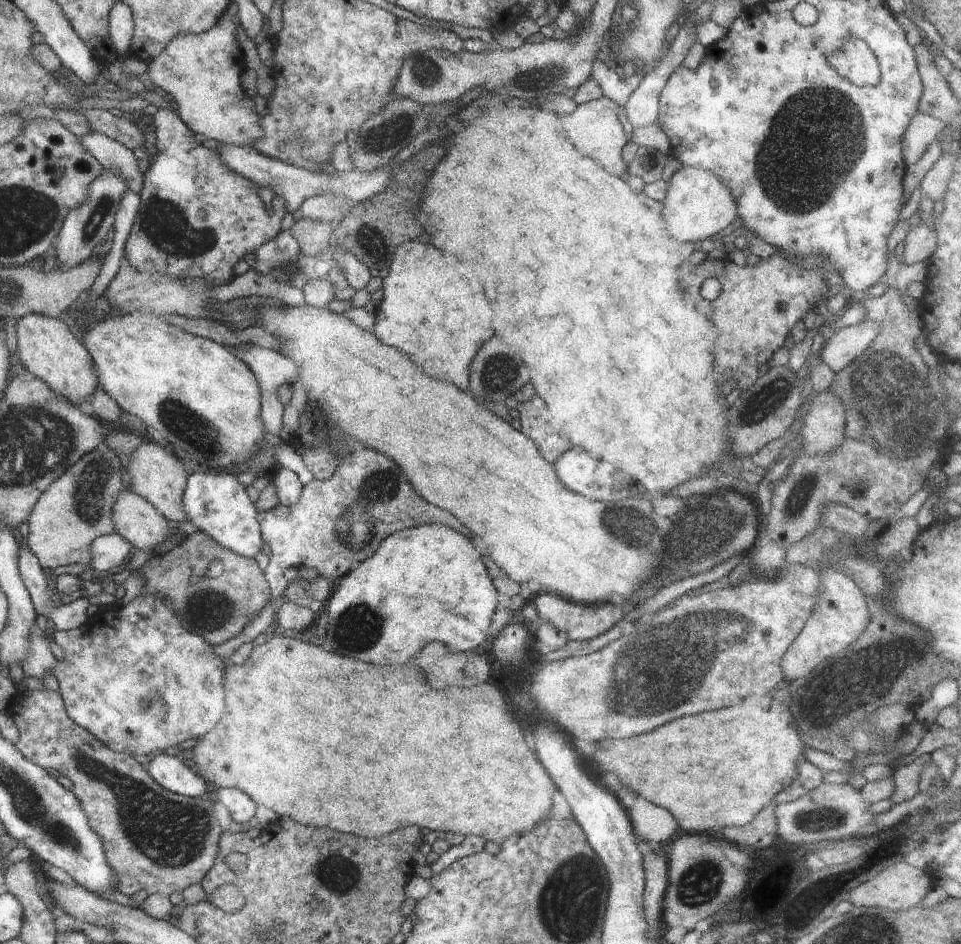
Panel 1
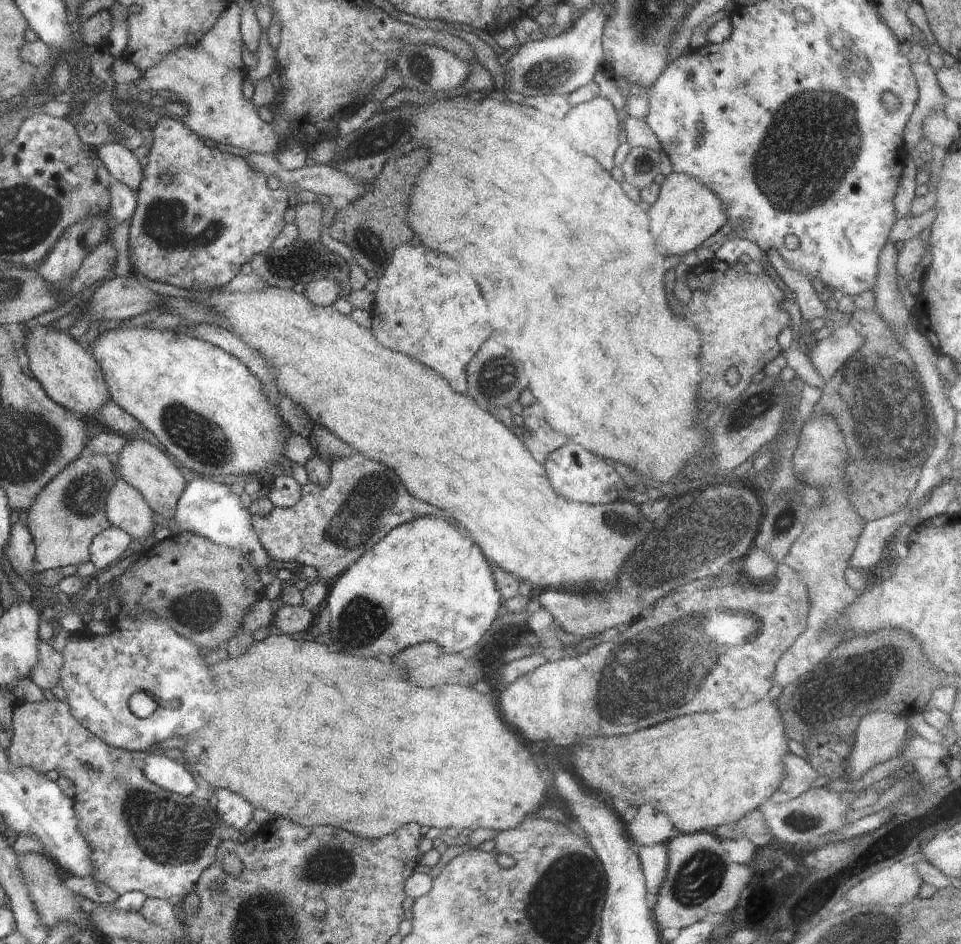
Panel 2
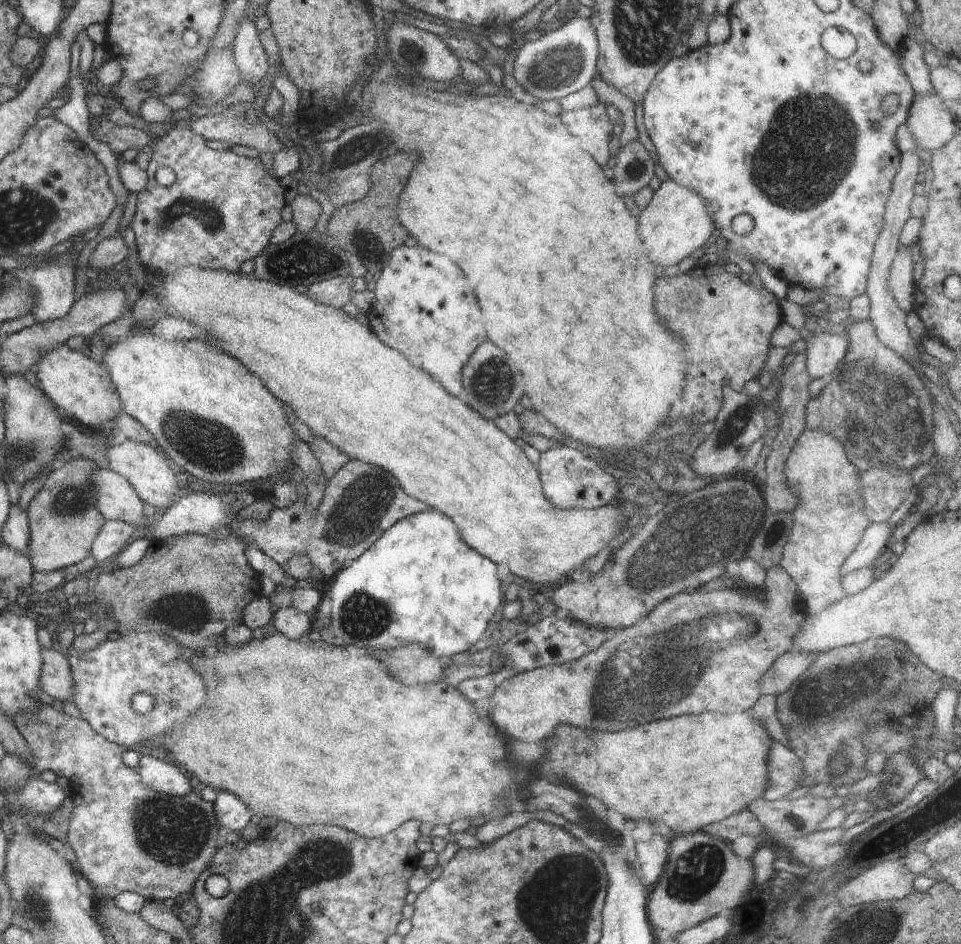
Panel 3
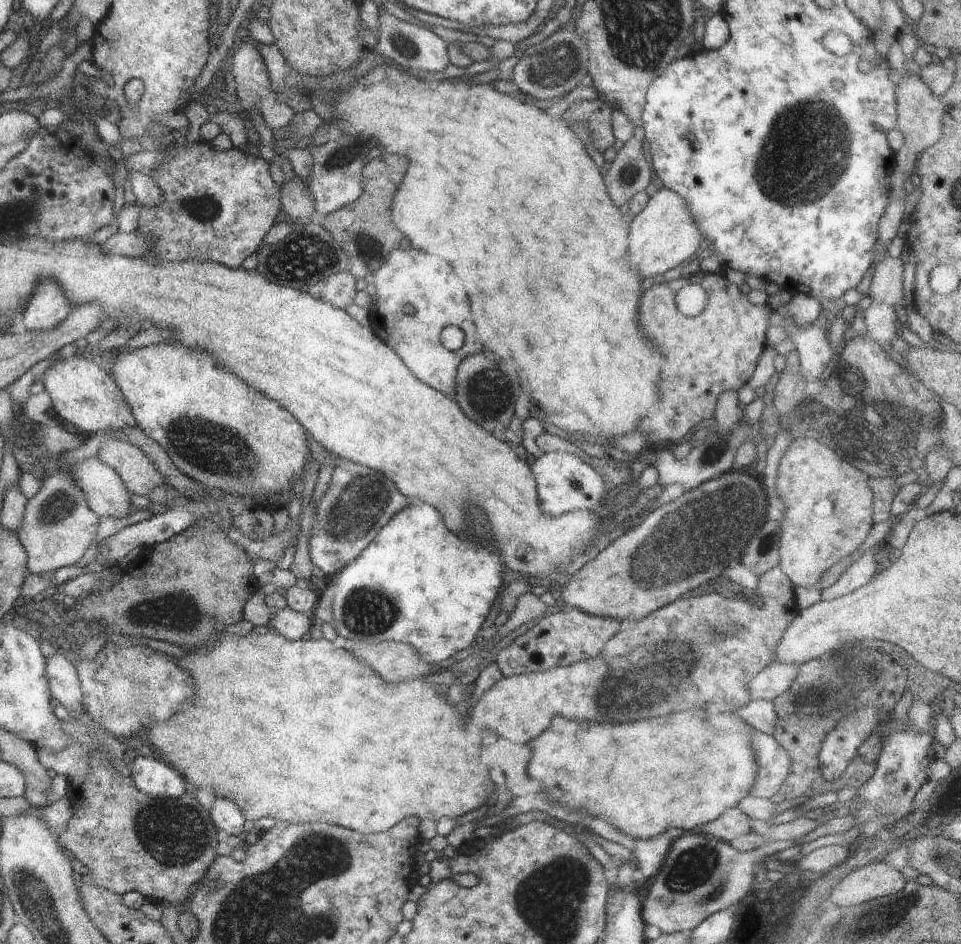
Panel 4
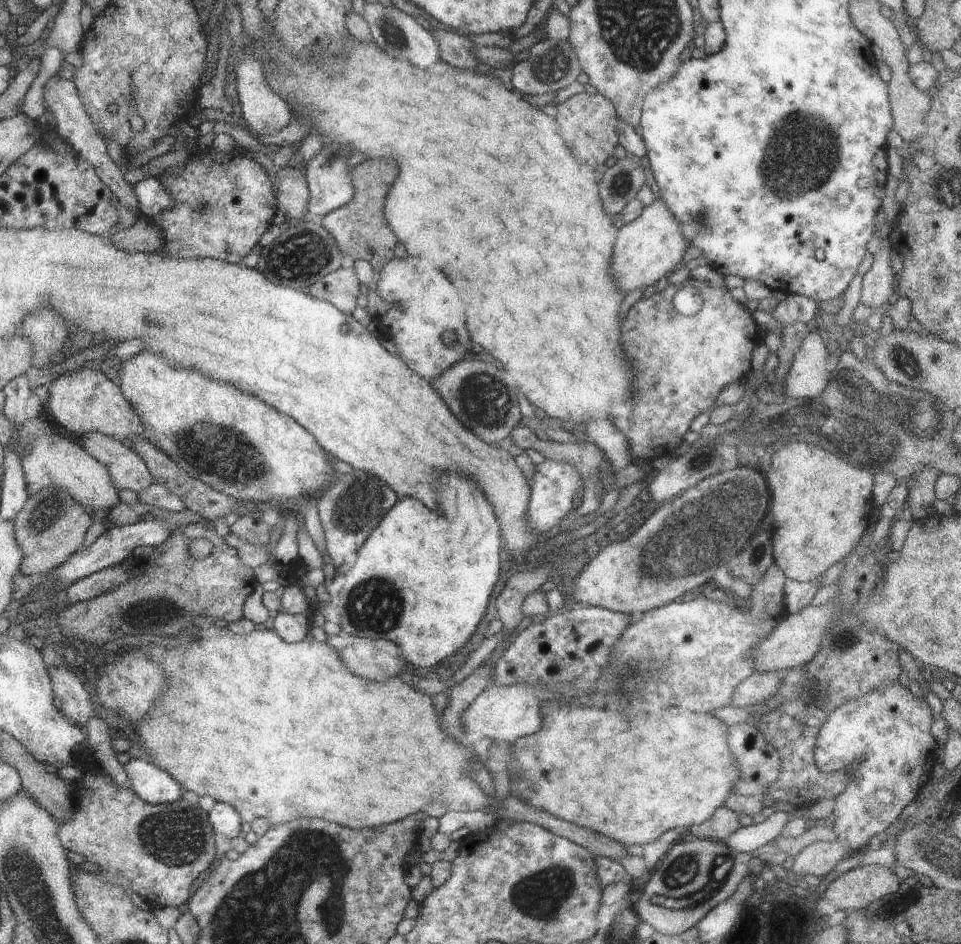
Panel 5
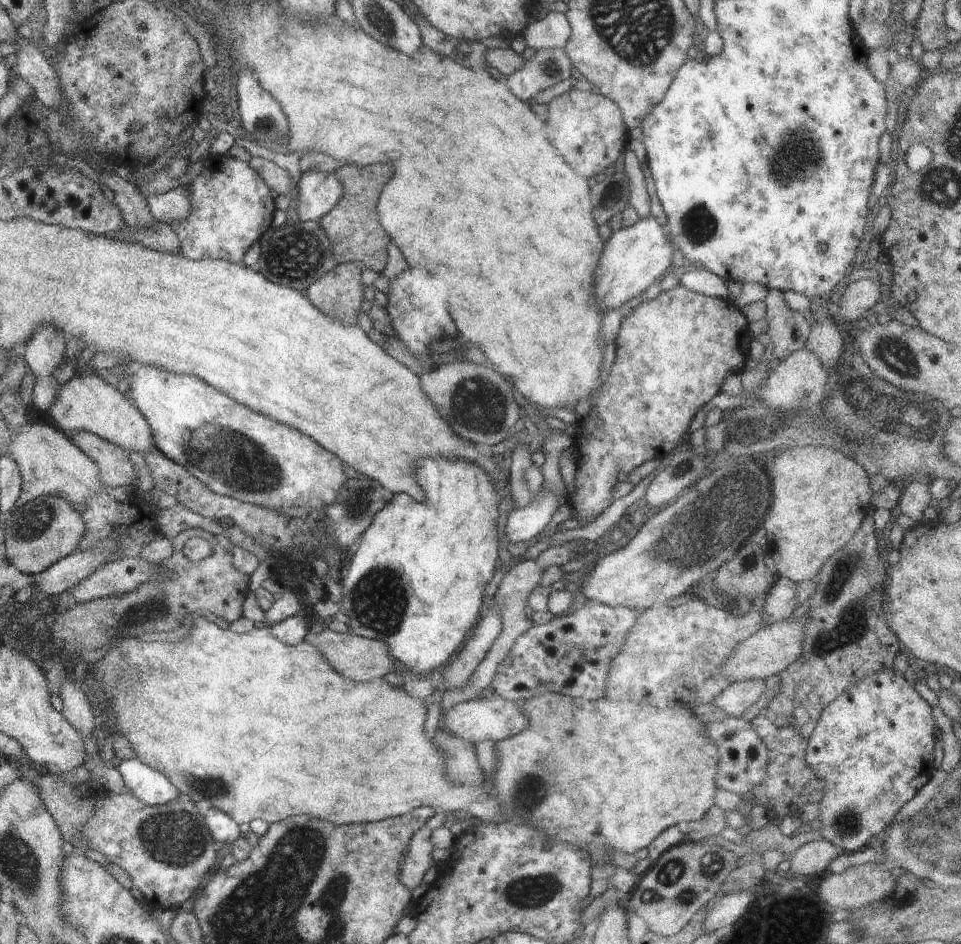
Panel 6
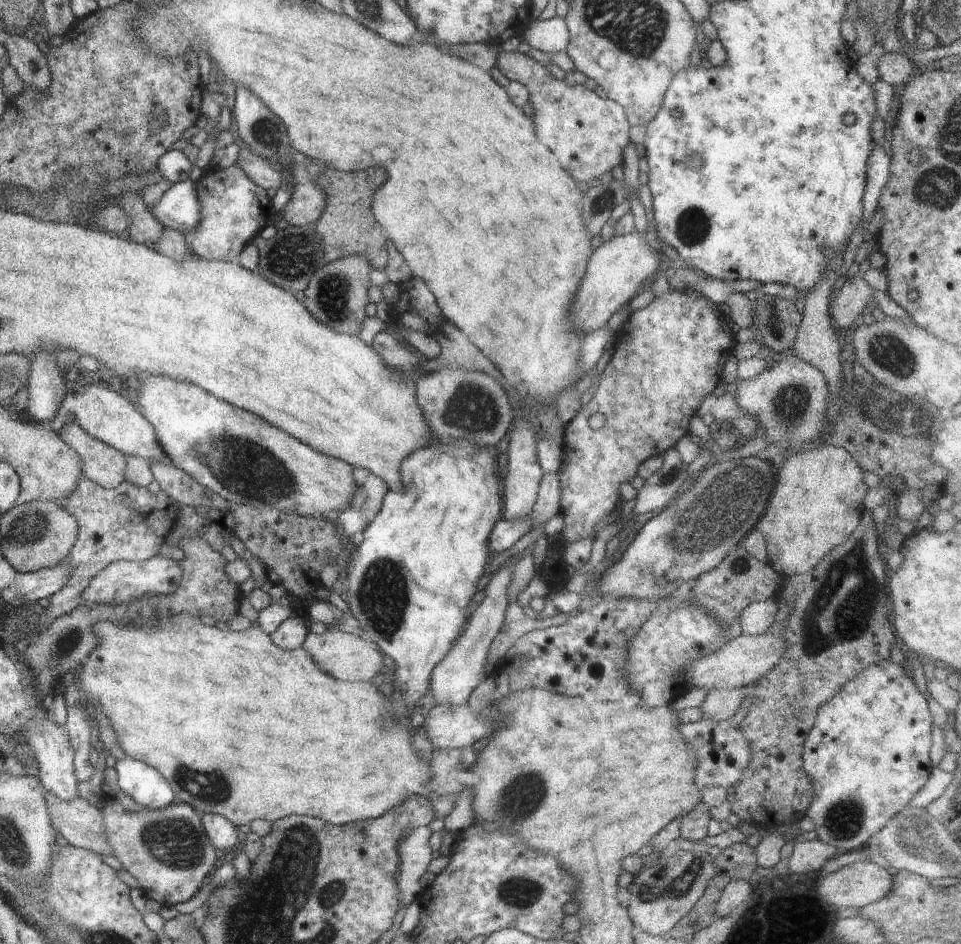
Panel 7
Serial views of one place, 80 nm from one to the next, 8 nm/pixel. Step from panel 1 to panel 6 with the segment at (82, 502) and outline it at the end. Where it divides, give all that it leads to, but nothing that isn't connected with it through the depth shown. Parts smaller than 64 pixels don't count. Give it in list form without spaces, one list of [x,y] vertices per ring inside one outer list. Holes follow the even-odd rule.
[[[39,496],[36,500],[15,507],[3,516],[3,555],[20,572],[35,575],[42,573],[56,561],[70,557],[78,550],[86,526],[78,507],[63,498]]]

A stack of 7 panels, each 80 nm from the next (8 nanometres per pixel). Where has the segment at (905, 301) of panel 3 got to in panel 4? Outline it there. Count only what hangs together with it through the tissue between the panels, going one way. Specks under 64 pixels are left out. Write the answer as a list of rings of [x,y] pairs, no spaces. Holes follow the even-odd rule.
[[[884,255],[875,266],[866,293],[873,302],[902,306],[902,273],[904,264],[900,257]]]

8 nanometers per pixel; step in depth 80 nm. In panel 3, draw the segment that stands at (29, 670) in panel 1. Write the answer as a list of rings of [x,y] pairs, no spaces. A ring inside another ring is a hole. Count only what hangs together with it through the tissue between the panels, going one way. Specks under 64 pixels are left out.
[[[56,646],[51,649],[41,649],[41,651],[43,663],[40,676],[43,691],[53,699],[73,702],[75,695],[73,676],[66,652]]]

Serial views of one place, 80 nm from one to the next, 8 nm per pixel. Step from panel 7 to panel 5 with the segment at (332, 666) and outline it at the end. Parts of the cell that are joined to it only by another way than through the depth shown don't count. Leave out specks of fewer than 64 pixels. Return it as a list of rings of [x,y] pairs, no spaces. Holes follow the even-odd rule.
[[[344,632],[328,635],[325,641],[337,650],[348,670],[360,678],[387,681],[396,678],[407,664],[394,642],[366,640]]]

